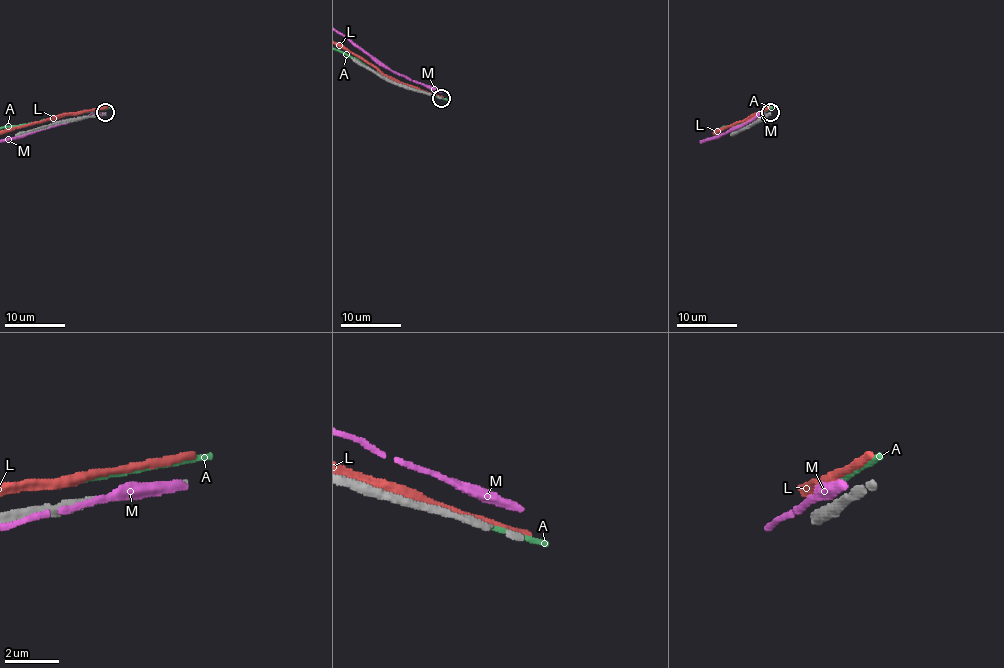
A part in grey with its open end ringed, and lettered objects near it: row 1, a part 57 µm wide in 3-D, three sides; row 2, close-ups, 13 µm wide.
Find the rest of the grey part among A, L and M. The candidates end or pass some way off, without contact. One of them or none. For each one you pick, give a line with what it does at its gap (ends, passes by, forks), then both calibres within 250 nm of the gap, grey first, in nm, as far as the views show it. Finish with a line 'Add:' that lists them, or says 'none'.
Add: none

